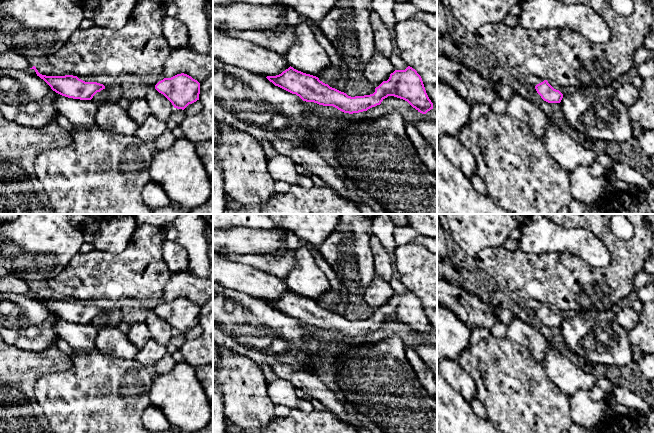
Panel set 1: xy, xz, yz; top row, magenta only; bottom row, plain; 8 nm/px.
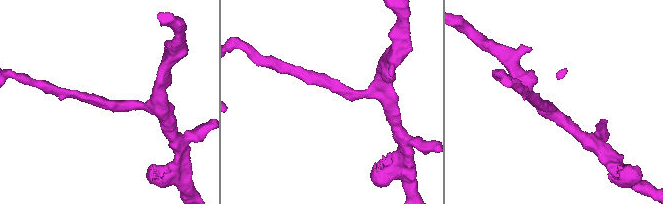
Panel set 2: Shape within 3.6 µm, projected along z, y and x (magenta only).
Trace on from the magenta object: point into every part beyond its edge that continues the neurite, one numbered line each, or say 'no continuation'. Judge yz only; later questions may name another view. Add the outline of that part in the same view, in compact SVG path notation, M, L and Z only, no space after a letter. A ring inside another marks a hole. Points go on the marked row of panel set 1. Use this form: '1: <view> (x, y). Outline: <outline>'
no continuation

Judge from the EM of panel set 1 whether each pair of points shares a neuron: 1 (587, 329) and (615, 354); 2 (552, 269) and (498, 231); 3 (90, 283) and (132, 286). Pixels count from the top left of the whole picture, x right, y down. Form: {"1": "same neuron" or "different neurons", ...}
{"1": "same neuron", "2": "different neurons", "3": "same neuron"}

